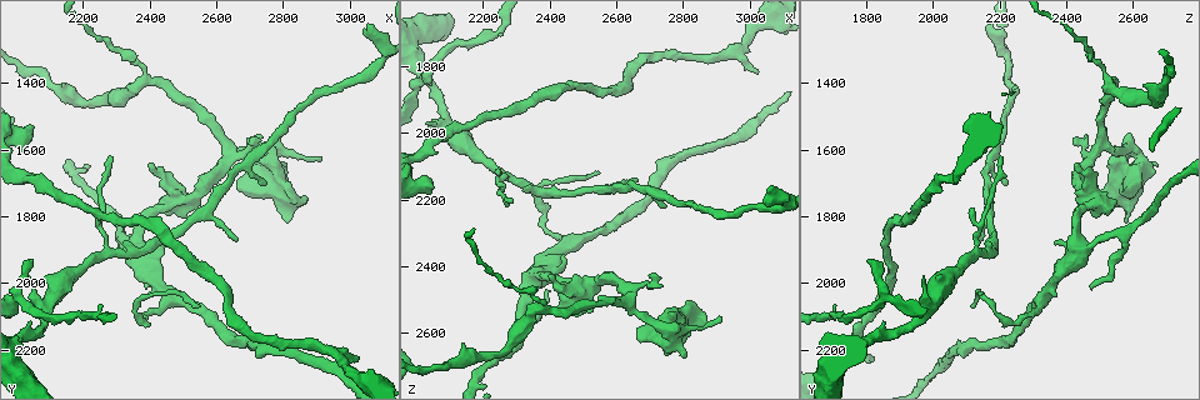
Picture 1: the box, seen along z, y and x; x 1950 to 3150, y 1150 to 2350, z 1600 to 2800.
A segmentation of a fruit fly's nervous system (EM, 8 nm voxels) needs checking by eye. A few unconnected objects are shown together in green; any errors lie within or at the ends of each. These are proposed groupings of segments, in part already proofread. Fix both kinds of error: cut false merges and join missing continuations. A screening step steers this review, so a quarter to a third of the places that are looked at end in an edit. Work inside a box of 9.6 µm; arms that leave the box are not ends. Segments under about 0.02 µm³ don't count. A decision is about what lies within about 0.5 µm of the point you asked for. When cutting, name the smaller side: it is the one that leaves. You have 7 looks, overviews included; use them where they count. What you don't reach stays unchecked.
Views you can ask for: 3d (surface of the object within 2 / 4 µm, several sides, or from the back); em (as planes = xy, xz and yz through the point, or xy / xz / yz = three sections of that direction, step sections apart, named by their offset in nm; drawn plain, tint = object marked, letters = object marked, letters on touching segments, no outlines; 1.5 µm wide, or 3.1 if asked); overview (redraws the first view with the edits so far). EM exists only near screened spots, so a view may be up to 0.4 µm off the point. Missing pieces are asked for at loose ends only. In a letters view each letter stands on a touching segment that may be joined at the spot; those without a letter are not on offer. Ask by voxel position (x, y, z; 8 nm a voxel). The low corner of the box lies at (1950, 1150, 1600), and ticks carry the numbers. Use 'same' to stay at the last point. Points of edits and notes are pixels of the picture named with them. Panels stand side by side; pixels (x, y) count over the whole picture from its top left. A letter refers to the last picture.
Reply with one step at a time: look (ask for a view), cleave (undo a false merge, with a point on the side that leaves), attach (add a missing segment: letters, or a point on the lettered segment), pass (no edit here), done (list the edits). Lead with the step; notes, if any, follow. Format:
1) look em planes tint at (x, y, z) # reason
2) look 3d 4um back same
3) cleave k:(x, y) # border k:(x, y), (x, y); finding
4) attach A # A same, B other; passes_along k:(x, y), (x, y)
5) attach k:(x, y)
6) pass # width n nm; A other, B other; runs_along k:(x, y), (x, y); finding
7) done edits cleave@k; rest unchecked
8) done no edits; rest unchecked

look em xz step 4 letters at (2040, 1940, 1810) # free end

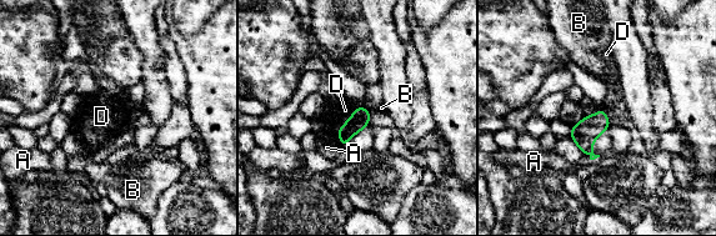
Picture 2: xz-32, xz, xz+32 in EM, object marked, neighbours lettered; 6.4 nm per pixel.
look em planes letters same

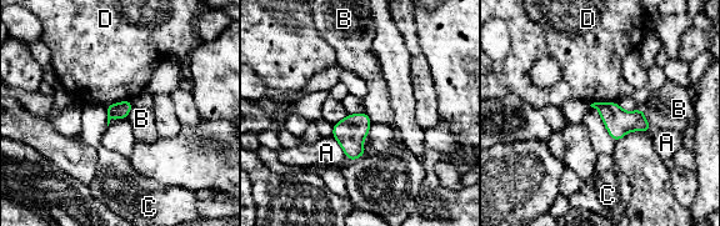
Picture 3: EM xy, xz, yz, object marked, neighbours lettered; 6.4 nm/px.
pass # A other, B other, C other, D other; border 3:(133, 106), (126, 117); none of them fits

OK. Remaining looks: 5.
look em planes letters at (2720, 1560, 2410) # an open end

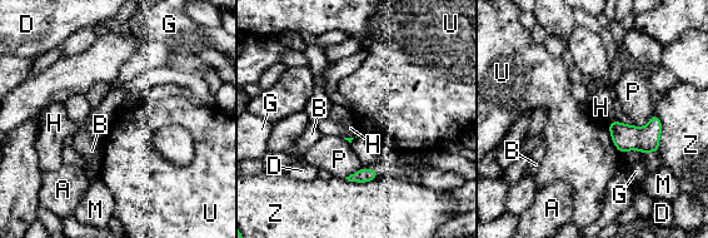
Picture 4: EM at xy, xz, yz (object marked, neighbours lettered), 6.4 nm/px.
pass # longest_contact Z 260 nm; A other, B other, D other, G other, H other, M other, P other, U other, Z other; none of them fits

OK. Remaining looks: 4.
look 3d 2um at (2290, 1630, 2200) # tapers out

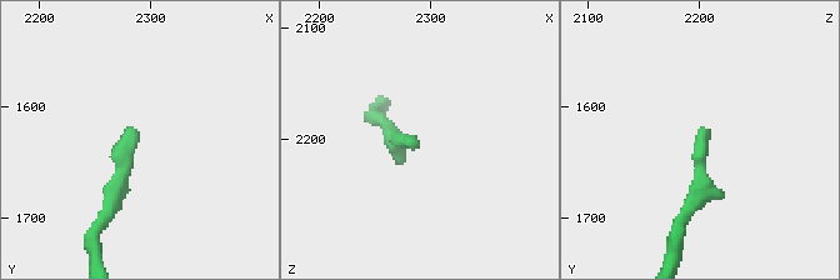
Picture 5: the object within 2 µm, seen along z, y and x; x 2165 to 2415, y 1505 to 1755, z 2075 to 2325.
look em xz step 4 tint at (2288, 1622, 2200)

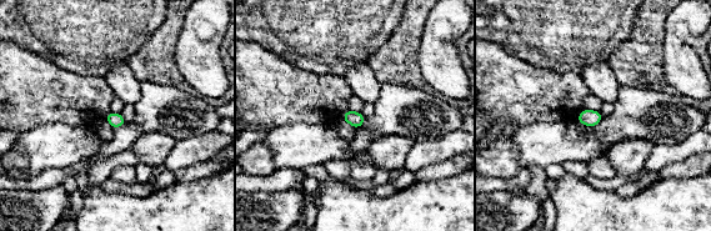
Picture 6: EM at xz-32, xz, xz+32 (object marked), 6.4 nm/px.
look em planes letters same

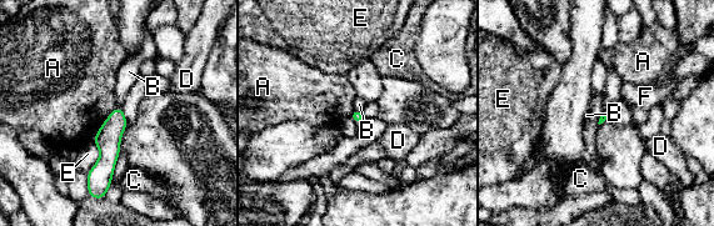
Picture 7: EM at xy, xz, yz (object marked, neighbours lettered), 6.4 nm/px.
pass # A other, B other, C other, D other, E other, F other; border 7:(354, 109), (362, 111); none of them fits

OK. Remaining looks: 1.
done no edits; rest unchecked

